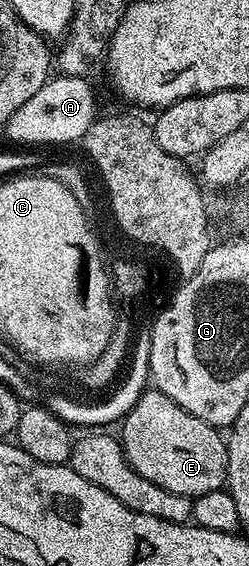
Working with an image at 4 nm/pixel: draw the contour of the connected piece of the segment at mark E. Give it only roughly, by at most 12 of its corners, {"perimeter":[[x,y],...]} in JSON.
{"perimeter":[[156,389],[120,420],[131,469],[159,489],[222,490],[227,439]]}

